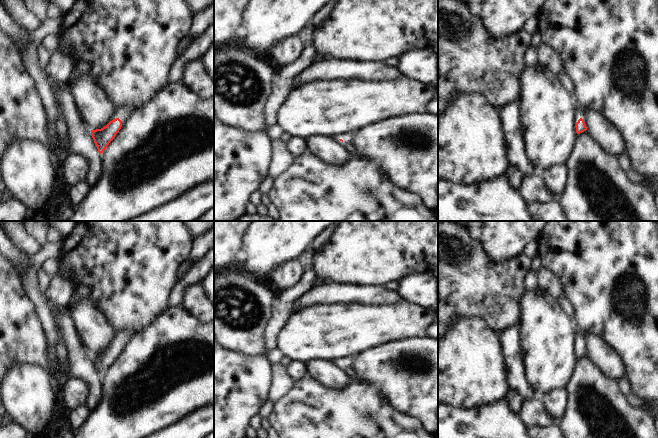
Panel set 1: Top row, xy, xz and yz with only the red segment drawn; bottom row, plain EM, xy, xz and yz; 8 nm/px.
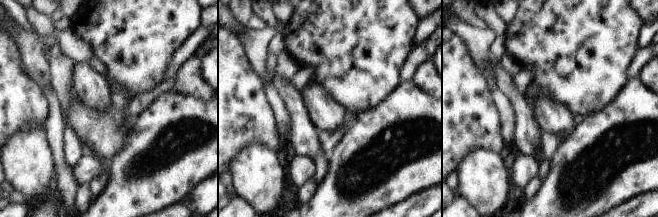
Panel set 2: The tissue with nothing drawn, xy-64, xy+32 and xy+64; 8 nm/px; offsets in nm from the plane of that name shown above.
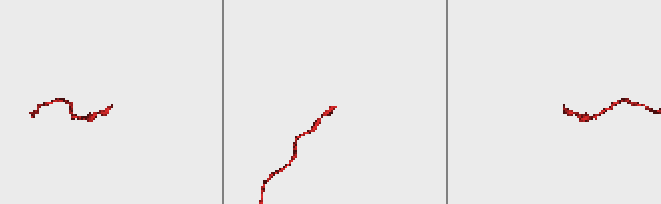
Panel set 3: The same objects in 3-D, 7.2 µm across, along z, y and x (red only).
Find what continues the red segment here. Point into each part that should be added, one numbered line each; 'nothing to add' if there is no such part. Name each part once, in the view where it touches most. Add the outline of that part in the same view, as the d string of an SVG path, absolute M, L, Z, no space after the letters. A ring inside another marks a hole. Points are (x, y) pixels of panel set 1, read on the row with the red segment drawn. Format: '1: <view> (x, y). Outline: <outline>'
1: xy (123, 113). Outline: M131 107L116 108L115 116L119 118L122 122L125 122L127 118L130 116L132 110L133 109Z

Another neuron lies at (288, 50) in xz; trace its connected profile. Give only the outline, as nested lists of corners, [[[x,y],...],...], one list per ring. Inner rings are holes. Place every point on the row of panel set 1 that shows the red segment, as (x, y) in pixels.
[[[298,34],[291,35],[269,48],[268,53],[282,67],[296,61],[302,54],[304,43]]]

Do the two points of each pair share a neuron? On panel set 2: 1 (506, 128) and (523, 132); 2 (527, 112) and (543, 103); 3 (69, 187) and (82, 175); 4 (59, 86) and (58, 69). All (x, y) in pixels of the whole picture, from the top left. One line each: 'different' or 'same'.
1: different
2: different
3: different
4: same

